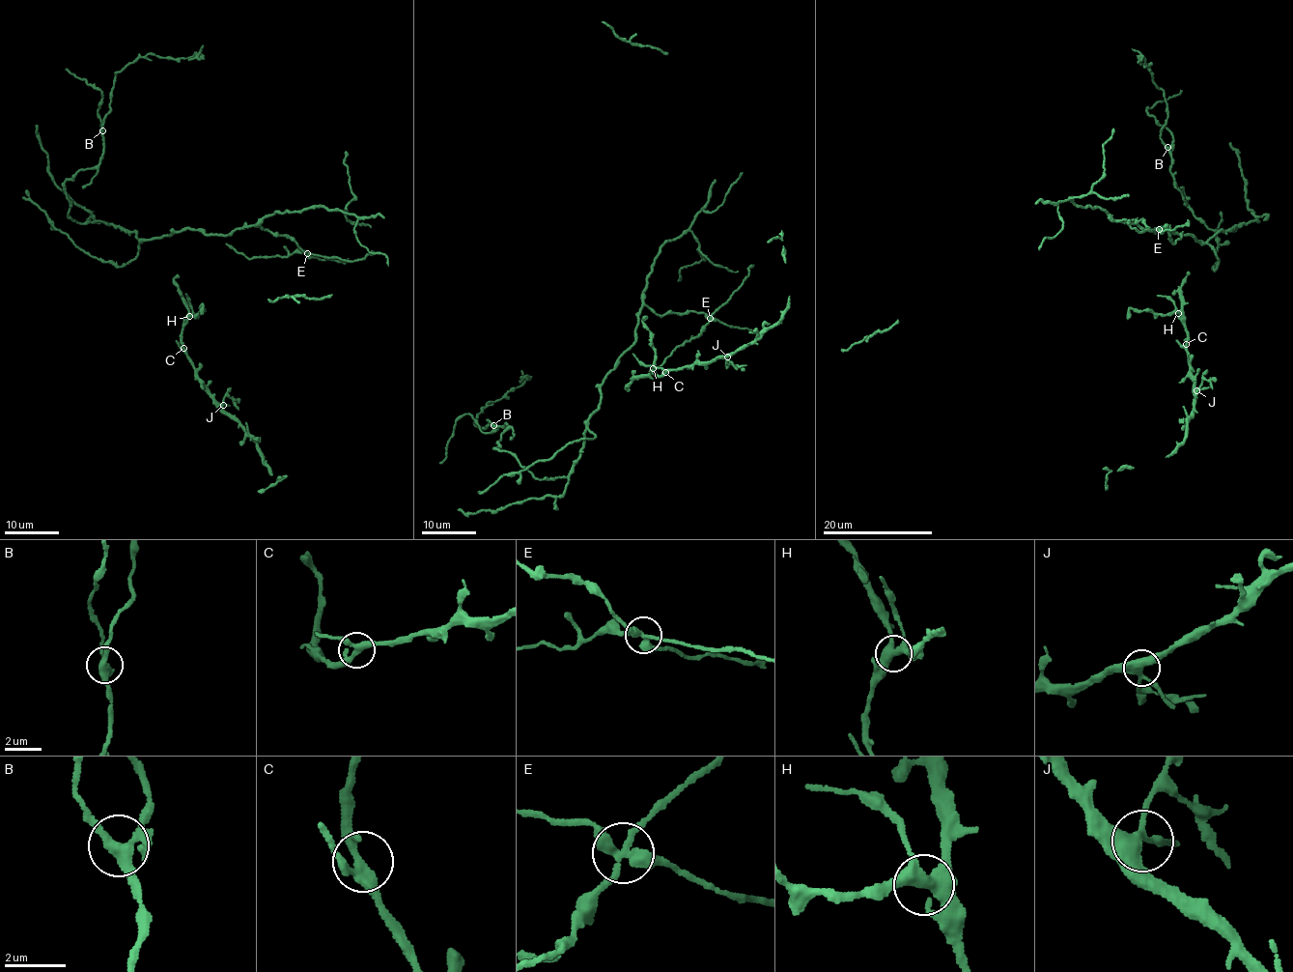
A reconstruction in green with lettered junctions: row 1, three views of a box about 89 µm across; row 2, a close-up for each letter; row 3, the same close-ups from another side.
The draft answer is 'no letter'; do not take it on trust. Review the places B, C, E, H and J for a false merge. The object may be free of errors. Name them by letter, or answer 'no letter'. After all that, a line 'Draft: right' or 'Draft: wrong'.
E
Draft: wrong

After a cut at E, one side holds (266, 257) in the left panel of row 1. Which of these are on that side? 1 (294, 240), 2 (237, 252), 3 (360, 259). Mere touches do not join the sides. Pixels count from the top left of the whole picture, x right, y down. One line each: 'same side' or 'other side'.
1: other side
2: same side
3: same side

